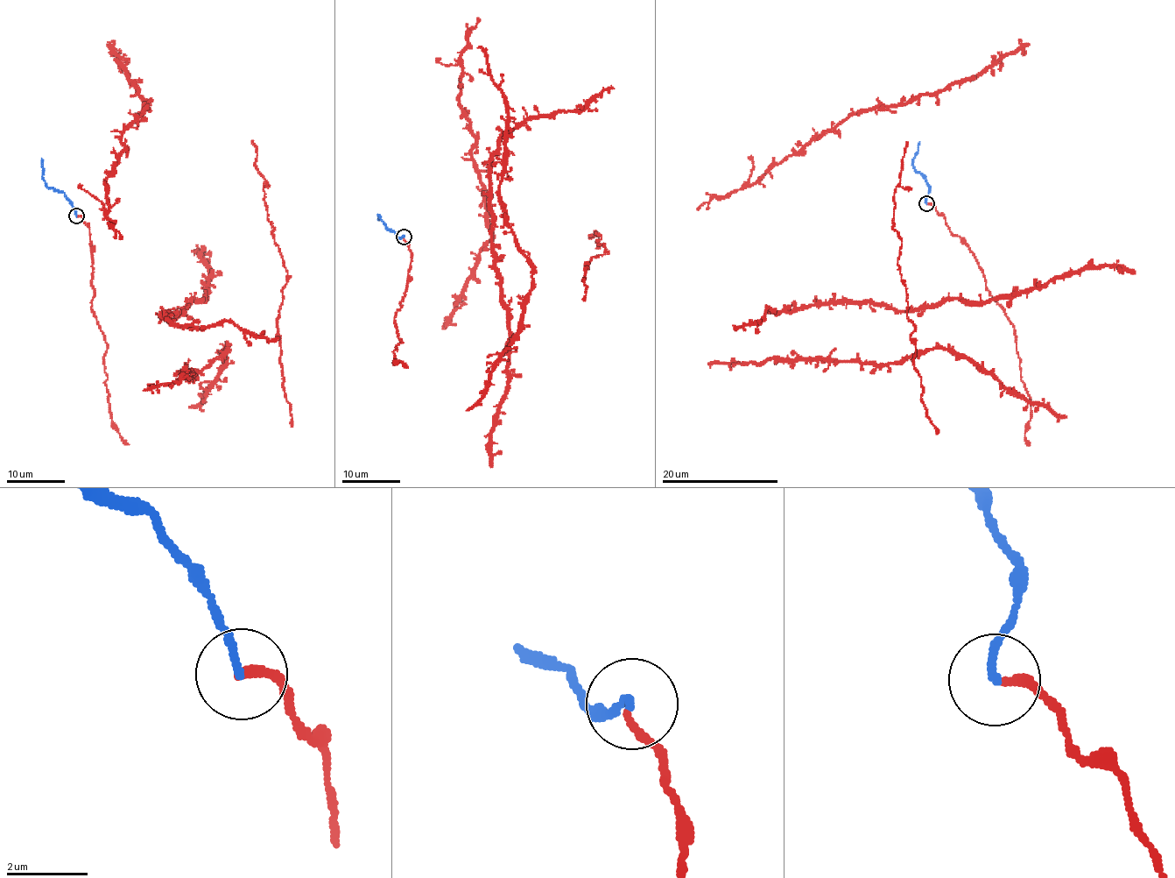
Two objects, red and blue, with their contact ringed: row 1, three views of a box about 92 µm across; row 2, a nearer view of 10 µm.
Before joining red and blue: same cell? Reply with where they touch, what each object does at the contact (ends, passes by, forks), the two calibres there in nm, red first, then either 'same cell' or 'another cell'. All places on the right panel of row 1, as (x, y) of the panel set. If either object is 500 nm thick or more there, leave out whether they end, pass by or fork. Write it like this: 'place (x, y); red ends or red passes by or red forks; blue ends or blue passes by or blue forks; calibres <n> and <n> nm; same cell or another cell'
place (926, 203); red ends; blue ends; calibres 200 and 190 nm; same cell

